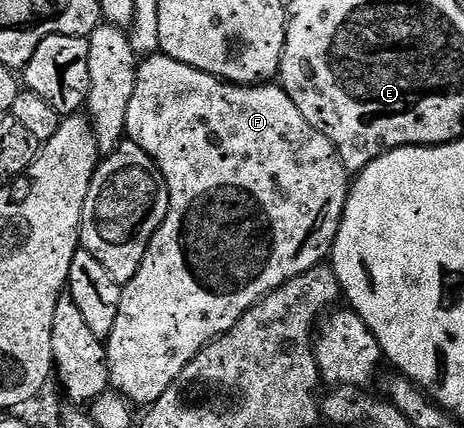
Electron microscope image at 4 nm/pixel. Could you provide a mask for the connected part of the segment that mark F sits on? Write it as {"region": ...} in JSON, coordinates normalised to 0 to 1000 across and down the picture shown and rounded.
{"region":[[[347,121],[317,133],[297,157],[293,215],[284,215],[284,234],[276,234],[272,322],[310,346],[310,355],[319,355],[323,371],[341,386],[366,460],[362,505],[353,505],[353,523],[345,523],[336,551],[328,551],[319,589],[310,589],[302,636],[293,636],[293,645],[284,645],[284,654],[263,668],[250,757],[241,766],[237,787],[226,792],[239,904],[267,923],[274,939],[291,951],[315,953],[336,935],[345,935],[353,916],[362,916],[371,888],[379,888],[379,879],[397,869],[401,853],[450,799],[463,799],[476,780],[489,780],[554,706],[575,696],[621,654],[696,619],[713,600],[720,563],[737,521],[737,498],[754,456],[759,407],[733,374],[716,327],[707,327],[698,308],[681,308],[681,299],[672,299],[672,290],[655,280],[647,252],[638,252],[638,243],[606,199],[511,201],[506,192],[485,192],[481,182],[468,182],[448,168],[431,168],[405,150],[388,150],[388,140],[371,140]]]}

